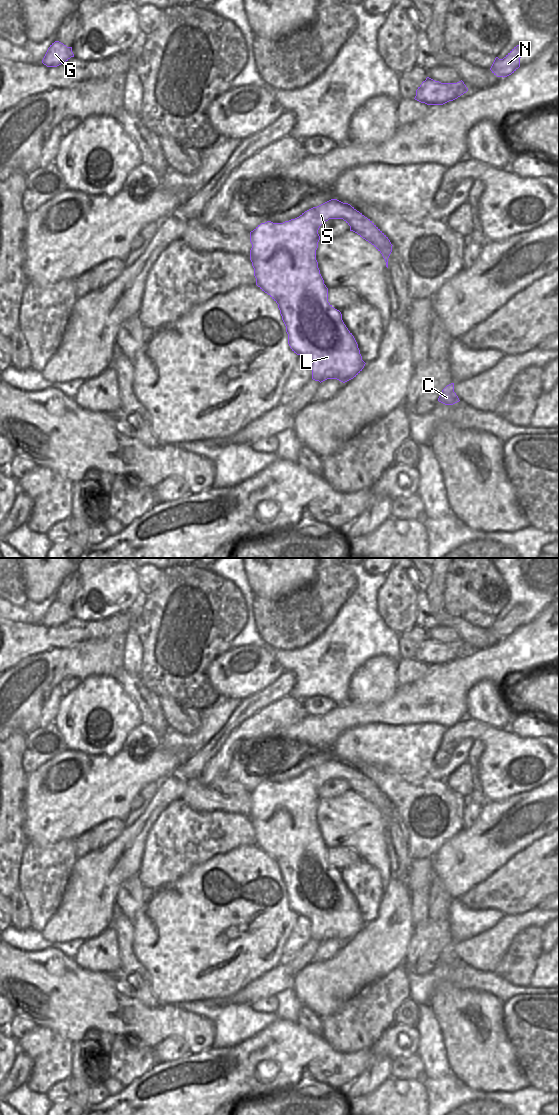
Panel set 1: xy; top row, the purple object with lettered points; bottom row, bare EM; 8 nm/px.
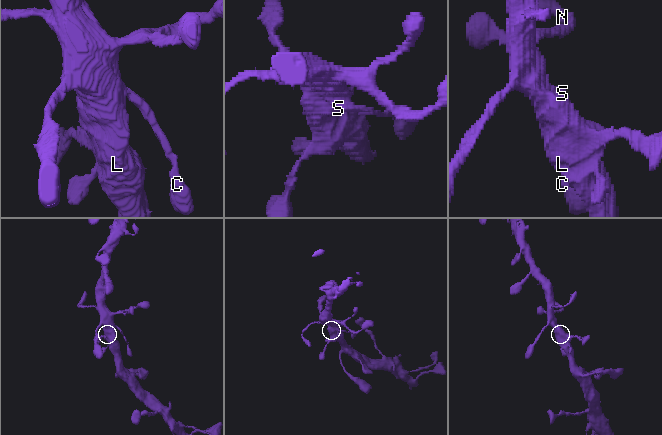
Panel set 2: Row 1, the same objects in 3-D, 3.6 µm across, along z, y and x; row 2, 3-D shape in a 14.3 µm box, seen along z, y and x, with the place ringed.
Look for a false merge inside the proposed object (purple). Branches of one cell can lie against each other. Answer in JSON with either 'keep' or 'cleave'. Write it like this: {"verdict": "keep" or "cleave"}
{"verdict": "keep"}

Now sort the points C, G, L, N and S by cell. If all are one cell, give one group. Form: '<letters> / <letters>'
C G L N S

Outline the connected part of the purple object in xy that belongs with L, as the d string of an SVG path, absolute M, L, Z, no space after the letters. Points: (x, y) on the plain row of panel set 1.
M331 759L283 783L267 781L258 785L250 792L250 820L256 845L278 864L286 886L288 904L294 913L310 922L312 939L320 943L327 939L345 943L356 937L366 923L362 920L354 896L342 880L341 872L328 862L328 848L318 828L318 790L329 779L343 779L350 786L350 791L371 803L382 814L388 828L393 806L388 797L350 764L337 759Z

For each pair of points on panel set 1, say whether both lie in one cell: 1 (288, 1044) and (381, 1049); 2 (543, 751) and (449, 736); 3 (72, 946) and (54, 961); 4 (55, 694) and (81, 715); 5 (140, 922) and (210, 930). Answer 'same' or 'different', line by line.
1: same
2: same
3: different
4: different
5: same

